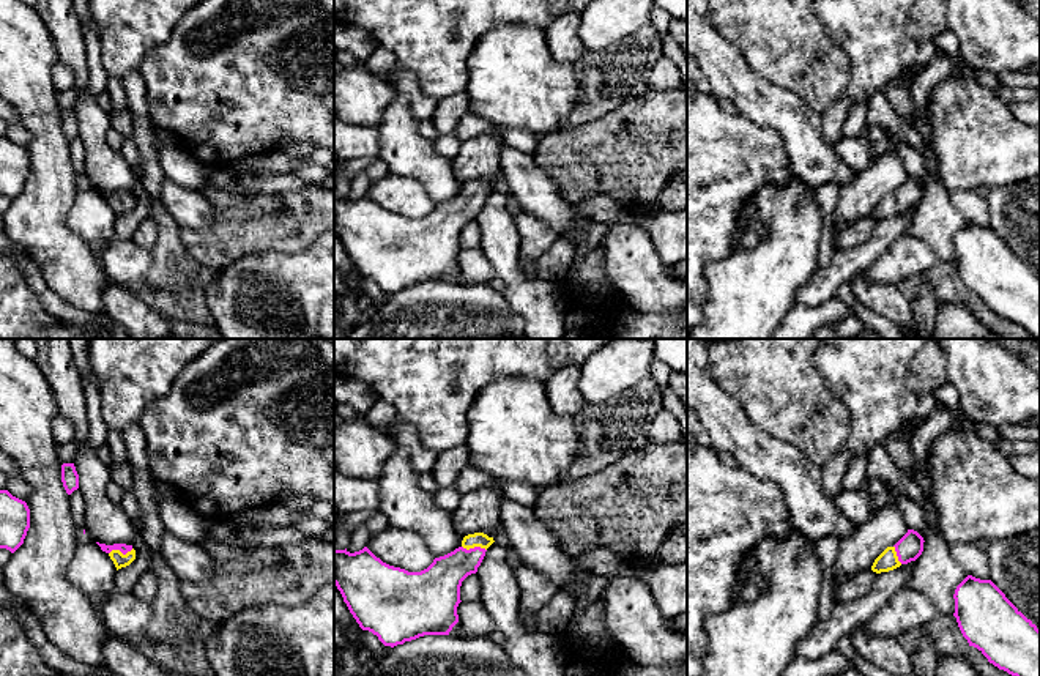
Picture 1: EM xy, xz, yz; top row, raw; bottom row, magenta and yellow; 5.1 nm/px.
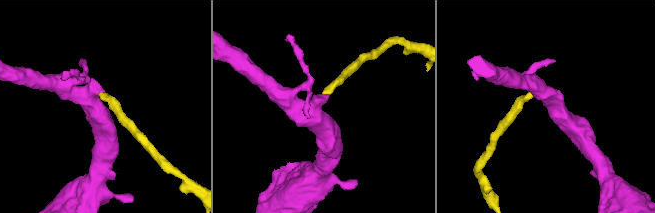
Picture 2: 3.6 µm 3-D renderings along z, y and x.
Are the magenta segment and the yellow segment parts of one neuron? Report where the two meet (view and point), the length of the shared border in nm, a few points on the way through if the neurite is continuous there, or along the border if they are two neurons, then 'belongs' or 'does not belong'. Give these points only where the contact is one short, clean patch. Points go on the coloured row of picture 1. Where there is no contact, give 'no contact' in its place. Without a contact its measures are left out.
xz (475, 547) | 130 nm | across xz (440, 582), (475, 547), (478, 539) | belongs

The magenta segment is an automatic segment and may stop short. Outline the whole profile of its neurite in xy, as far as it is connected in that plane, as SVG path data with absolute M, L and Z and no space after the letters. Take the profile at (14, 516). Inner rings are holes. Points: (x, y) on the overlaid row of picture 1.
M0 490L0 548L14 553L30 528L30 509L25 501Z

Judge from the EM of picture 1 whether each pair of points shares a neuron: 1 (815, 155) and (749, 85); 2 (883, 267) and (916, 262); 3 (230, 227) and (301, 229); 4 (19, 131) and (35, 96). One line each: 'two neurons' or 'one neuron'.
1: one neuron
2: one neuron
3: one neuron
4: two neurons

